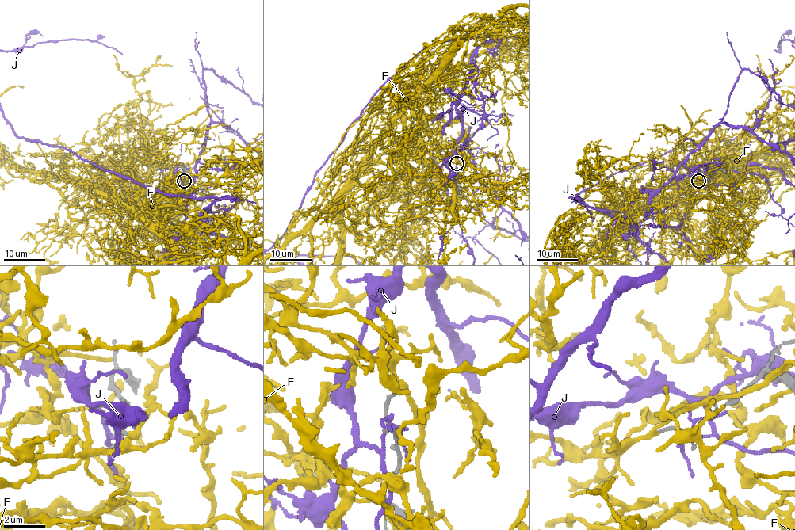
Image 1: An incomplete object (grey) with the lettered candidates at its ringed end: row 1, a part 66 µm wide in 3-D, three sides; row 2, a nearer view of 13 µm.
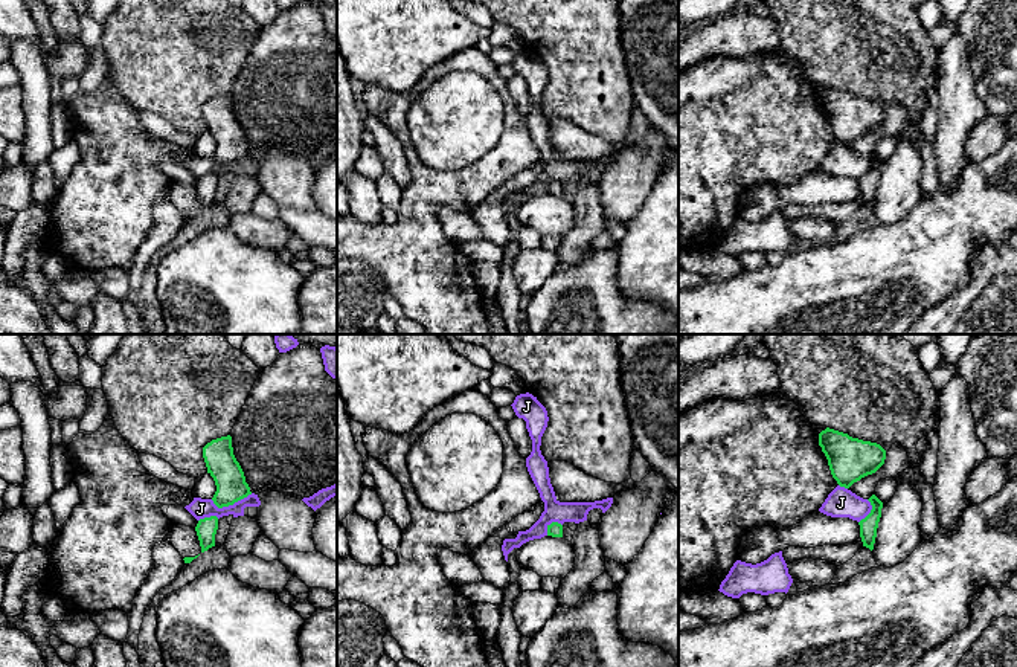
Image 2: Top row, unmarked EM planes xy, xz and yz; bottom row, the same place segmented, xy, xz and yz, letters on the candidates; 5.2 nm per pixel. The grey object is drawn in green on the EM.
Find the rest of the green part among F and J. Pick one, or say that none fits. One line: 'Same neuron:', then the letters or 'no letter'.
Same neuron: no letter

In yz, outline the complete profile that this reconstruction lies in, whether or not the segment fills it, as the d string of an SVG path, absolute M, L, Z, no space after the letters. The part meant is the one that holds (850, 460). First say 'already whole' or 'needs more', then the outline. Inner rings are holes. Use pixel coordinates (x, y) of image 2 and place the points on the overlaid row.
already whole; M829 427L819 433L819 446L828 459L833 478L845 488L875 473L886 459L886 450L880 444Z

